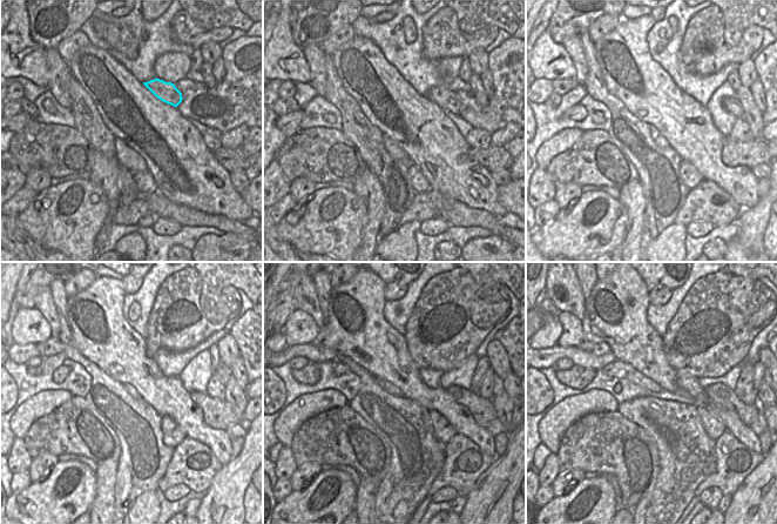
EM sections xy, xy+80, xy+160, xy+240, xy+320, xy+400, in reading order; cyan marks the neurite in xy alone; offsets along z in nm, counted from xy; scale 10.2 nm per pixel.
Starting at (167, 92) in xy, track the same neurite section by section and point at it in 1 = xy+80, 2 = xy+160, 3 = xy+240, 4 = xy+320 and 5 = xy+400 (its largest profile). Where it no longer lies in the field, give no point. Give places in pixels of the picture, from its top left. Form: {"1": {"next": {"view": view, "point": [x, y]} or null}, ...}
{"1": {"next": {"view": "xy+80", "point": [446, 99]}}, "2": {"next": {"view": "xy+160", "point": [730, 103]}}, "3": {"next": {"view": "xy+240", "point": [221, 371]}}, "4": {"next": {"view": "xy+320", "point": [498, 383]}}, "5": {"next": {"view": "xy+400", "point": [764, 394]}}}

